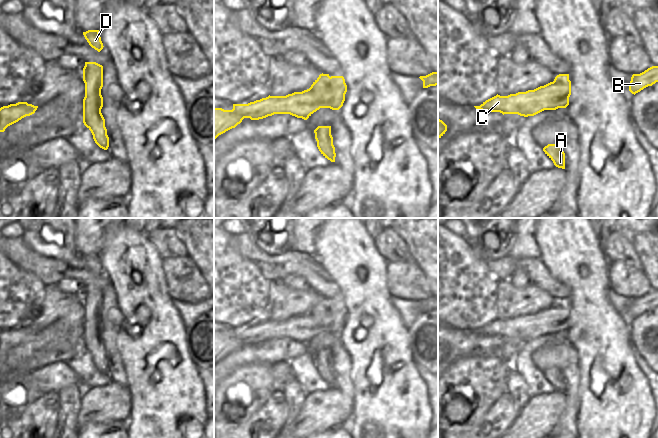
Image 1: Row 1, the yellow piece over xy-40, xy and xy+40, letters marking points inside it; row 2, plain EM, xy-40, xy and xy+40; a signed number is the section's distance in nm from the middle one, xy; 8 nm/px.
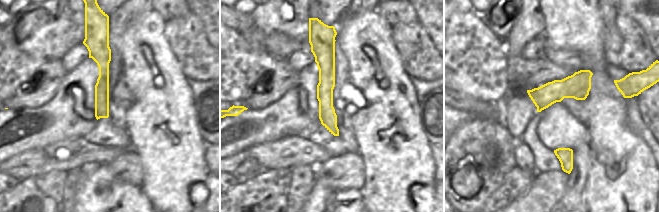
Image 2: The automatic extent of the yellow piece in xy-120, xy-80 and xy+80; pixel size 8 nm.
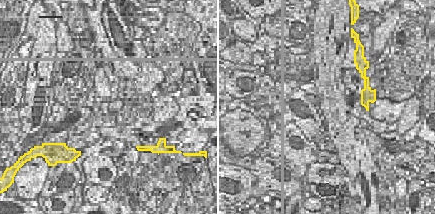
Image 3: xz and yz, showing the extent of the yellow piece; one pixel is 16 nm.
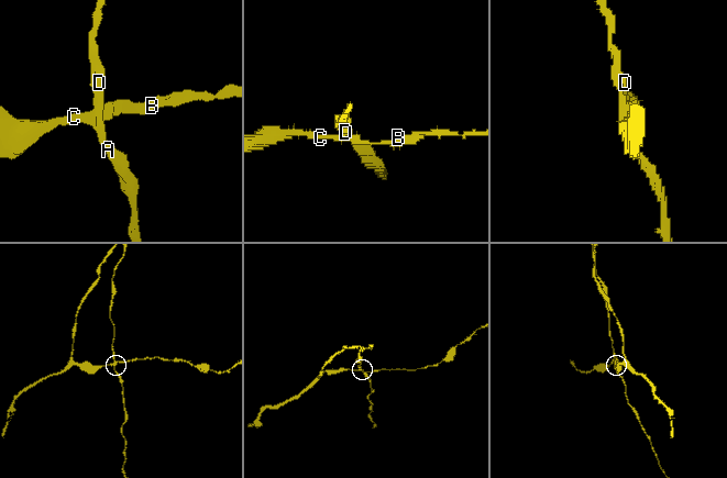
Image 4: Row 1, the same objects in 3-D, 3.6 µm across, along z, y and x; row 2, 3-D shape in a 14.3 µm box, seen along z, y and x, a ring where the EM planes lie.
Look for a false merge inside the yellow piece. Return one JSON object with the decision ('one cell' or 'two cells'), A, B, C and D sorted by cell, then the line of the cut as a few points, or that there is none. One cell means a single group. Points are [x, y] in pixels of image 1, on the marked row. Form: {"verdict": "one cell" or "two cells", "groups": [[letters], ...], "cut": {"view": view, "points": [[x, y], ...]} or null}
{"verdict": "two cells", "groups": [["A", "D"], ["B", "C"]], "cut": {"view": "xy", "points": [[307, 89], [326, 105], [334, 90], [343, 88], [345, 93]]}}

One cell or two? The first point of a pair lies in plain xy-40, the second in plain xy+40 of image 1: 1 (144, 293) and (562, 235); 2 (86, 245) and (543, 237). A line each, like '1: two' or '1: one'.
1: one
2: two

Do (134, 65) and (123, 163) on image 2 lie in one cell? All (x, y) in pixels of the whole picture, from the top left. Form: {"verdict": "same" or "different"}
{"verdict": "different"}

